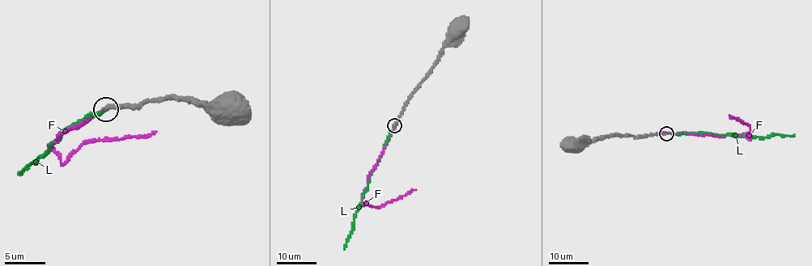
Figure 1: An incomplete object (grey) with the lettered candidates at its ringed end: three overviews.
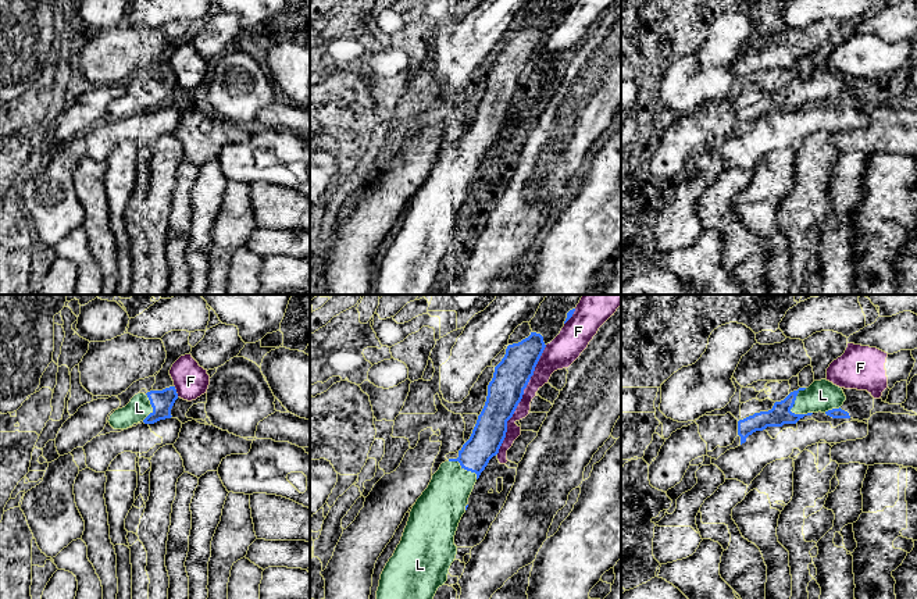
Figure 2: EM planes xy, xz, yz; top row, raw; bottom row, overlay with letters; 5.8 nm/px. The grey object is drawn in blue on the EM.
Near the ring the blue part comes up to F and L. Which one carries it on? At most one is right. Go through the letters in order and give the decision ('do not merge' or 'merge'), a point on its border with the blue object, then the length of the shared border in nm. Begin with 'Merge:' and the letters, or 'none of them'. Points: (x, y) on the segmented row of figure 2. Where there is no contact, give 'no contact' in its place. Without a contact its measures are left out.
Merge: L
F: do not merge | xz (521, 398) | 700 nm
L: merge | yz (795, 399) | 170 nm

